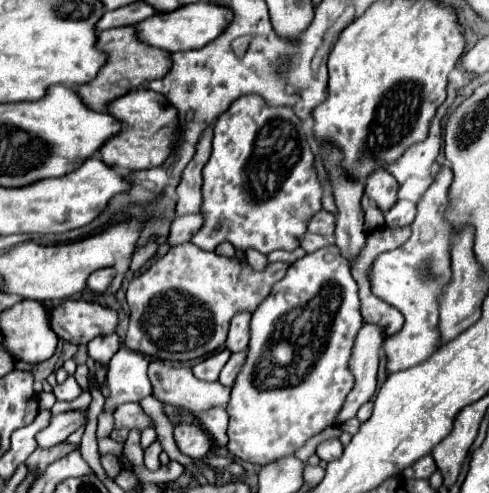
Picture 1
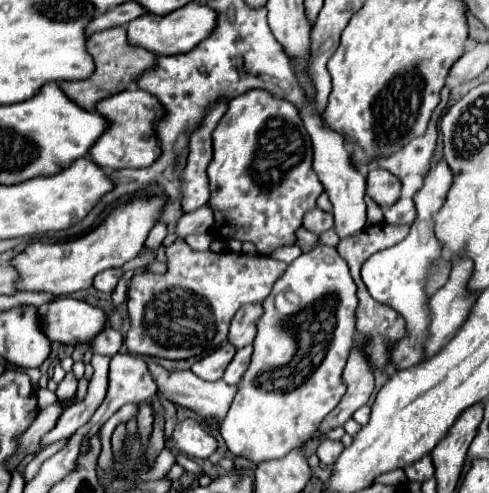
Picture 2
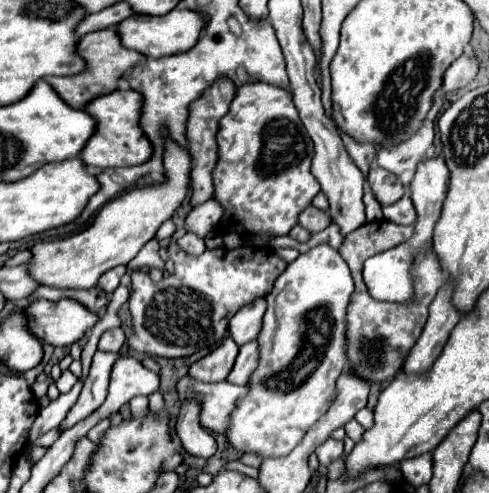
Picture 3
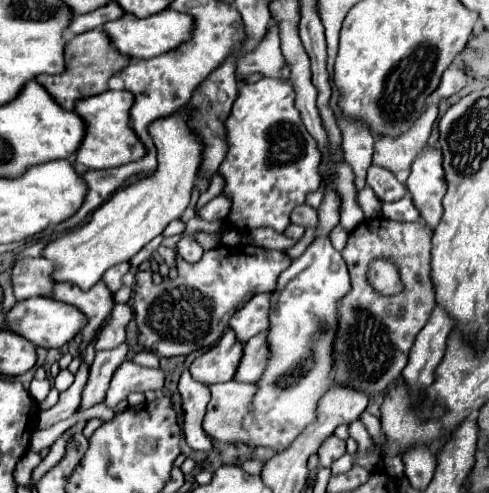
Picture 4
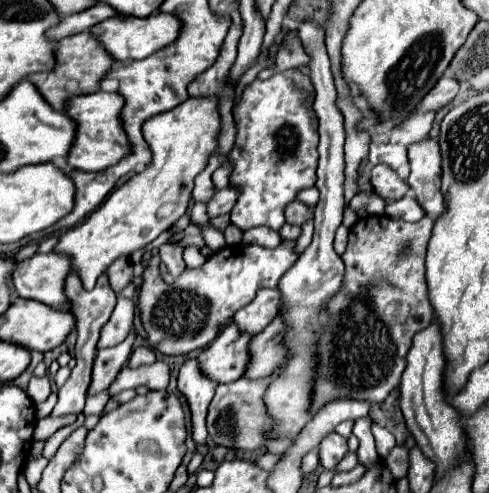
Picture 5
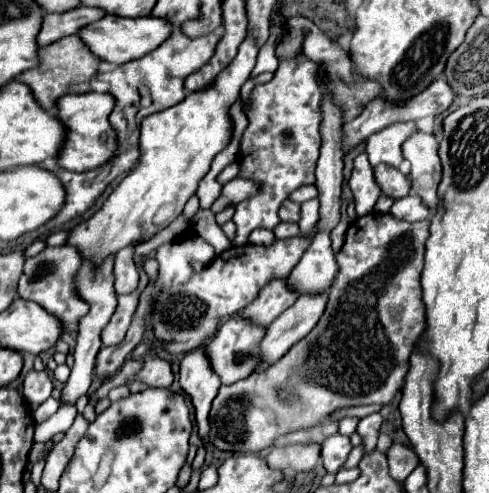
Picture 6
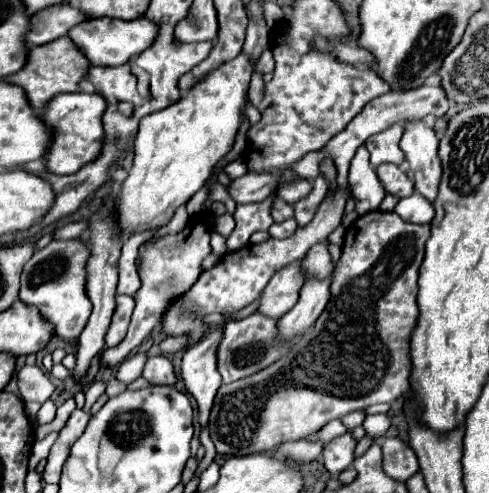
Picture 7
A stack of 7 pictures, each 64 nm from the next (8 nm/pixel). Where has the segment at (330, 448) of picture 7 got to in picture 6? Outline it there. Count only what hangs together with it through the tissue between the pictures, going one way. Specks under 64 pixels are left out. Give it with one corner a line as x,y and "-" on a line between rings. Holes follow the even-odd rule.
334,434
322,442
322,462
324,468
330,474
336,474
338,470
344,468
344,462
348,460
348,454
352,450
352,442
348,436

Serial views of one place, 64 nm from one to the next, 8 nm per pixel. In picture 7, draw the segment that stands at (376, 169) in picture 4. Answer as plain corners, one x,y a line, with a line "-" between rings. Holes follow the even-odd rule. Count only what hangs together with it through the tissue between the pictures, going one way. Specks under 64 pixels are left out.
380,164
376,174
378,174
386,192
390,192
398,198
406,198
406,196
414,194
412,178
406,172
402,172
396,164

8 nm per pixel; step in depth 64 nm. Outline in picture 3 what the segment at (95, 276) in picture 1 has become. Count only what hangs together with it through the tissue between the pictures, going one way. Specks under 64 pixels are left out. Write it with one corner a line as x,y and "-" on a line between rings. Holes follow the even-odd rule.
116,266
116,268
108,270
108,272
104,272
100,276
100,280
98,280
98,286
102,286
108,294
112,294
118,288
118,284
120,284
122,274
126,274
126,266

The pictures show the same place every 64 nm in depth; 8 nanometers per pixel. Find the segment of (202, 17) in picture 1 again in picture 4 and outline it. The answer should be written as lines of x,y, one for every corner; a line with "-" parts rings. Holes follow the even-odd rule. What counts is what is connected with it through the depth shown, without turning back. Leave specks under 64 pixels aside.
164,10
160,14
152,14
148,18
136,18
132,14
124,14
118,20
112,20
102,26
102,30
108,34
112,46
130,58
154,58
158,54
164,54
176,46
180,46
184,40
190,38
192,32
192,16
180,14
174,10

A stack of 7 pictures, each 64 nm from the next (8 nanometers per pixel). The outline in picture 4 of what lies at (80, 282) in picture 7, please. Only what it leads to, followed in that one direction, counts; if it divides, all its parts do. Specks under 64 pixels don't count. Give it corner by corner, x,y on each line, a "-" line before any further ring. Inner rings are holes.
22,258
12,268
12,286
16,300
26,300
32,296
52,298
52,288
56,280
52,280
52,272
56,272
56,264
44,258

